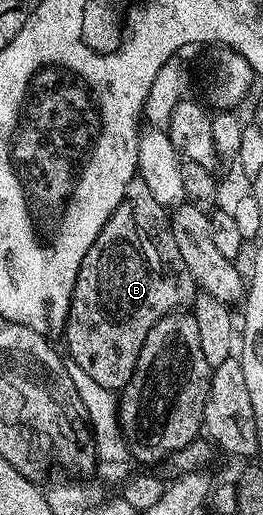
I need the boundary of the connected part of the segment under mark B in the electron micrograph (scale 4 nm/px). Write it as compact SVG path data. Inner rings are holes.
M142 180L130 181L124 199L116 211L112 211L108 223L104 223L100 235L96 235L96 243L88 247L84 263L80 263L64 330L69 360L78 365L80 371L96 379L100 387L115 391L125 389L134 374L148 331L152 331L167 313L189 306L196 296L194 280L183 261L180 247L176 247L176 239L170 230L168 209L156 201Z

